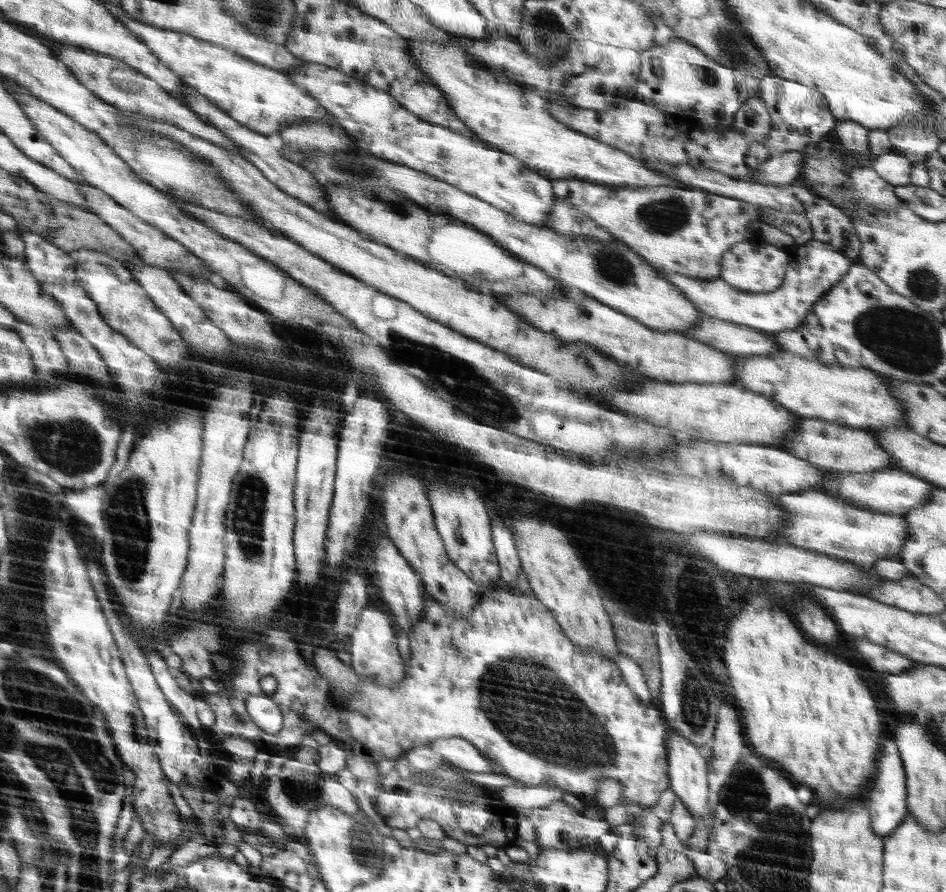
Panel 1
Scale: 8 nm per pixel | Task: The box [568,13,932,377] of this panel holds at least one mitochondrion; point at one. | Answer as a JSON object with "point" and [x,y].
{"point":[668,216]}

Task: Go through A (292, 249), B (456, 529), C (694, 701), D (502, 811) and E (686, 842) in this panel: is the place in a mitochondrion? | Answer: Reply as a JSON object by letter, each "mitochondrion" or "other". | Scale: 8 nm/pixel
{"A":"other","B":"mitochondrion","C":"mitochondrion","D":"other","E":"other"}

